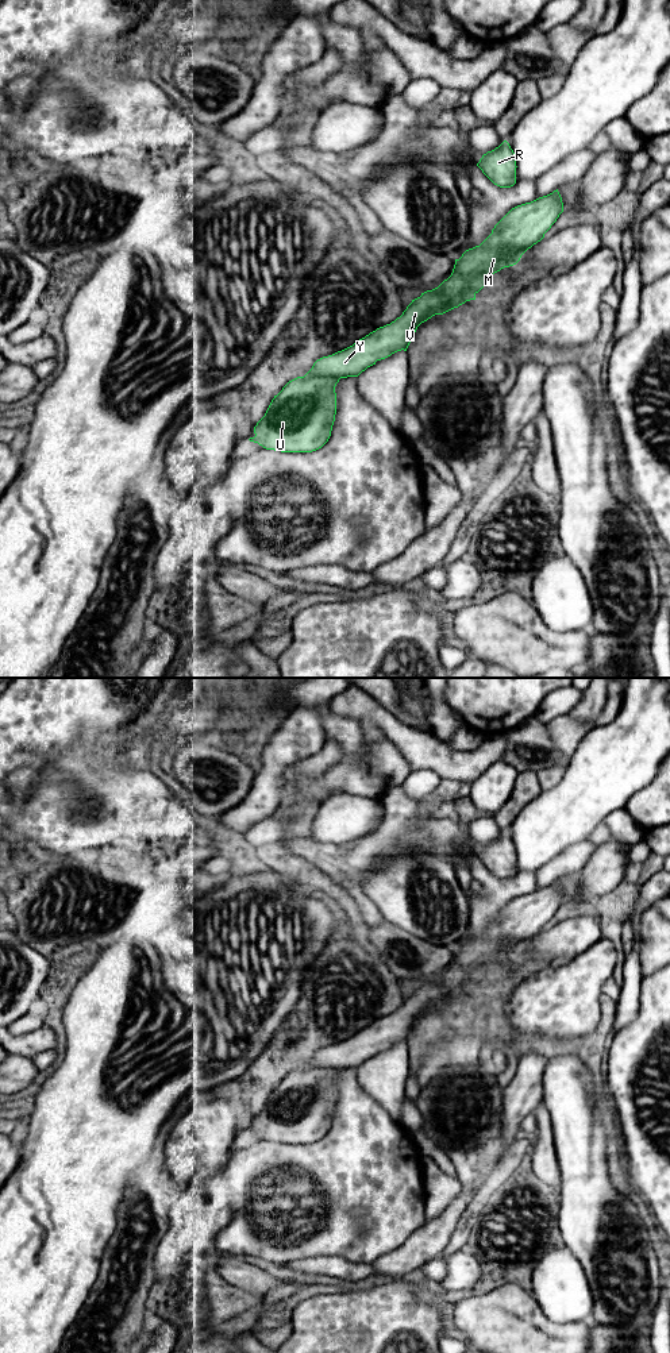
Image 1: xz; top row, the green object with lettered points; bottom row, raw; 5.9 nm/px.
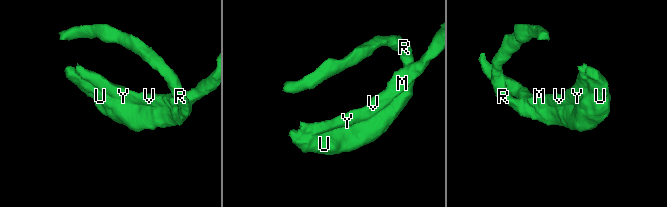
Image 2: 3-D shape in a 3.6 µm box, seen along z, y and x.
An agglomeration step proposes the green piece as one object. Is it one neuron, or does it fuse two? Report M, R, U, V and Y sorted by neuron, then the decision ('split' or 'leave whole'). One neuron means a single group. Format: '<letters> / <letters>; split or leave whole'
M R U V Y; leave whole

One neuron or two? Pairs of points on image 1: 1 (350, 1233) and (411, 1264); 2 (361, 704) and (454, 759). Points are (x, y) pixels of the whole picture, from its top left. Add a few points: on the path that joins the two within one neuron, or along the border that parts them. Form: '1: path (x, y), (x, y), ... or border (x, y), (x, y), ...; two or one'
1: border (412, 1232), (396, 1248), (370, 1263); two
2: path (384, 723), (423, 751), (431, 754); one

